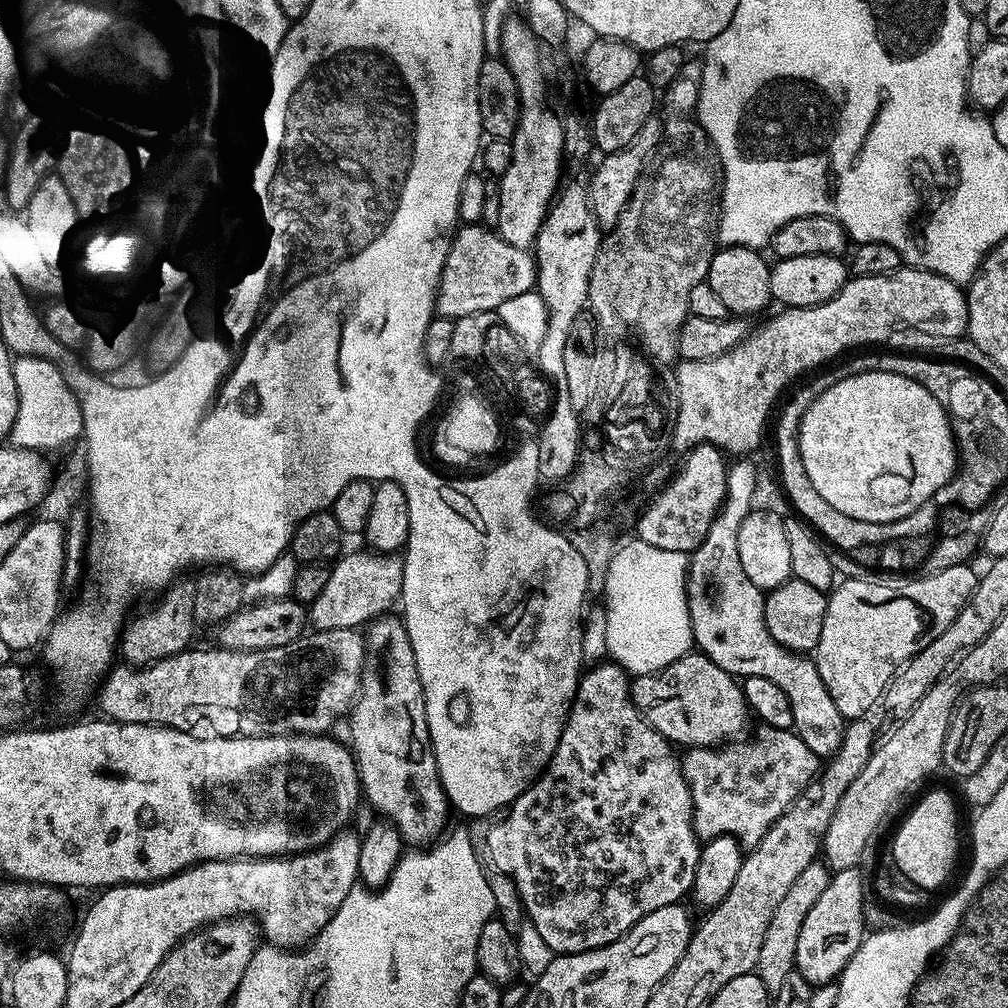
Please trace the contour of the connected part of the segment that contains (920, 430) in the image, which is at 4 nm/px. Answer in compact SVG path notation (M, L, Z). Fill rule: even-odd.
M857 370L850 378L842 378L820 393L800 419L800 453L814 490L834 510L842 510L842 514L862 522L894 522L909 516L935 497L937 490L955 474L958 463L950 417L938 398L926 386L900 372L875 370Z

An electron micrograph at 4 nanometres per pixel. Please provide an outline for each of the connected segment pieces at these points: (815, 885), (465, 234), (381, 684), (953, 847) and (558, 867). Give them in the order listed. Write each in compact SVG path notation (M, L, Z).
M823 862L806 866L806 870L802 870L802 874L794 878L790 890L786 890L786 895L778 902L774 915L770 918L770 926L766 926L766 938L762 938L762 950L758 950L755 970L756 975L762 978L768 993L775 994L778 990L782 990L786 974L794 971L798 954L798 934L802 934L802 922L806 922L806 914L810 914L810 909L826 890L831 877L832 872Z
M479 224L457 227L450 254L436 291L436 312L452 321L466 314L496 312L507 299L526 294L536 286L536 257L528 248L507 244L499 231Z
M384 614L366 628L368 657L360 678L360 694L350 713L350 747L356 758L363 799L367 803L369 800L381 817L391 820L401 837L412 843L409 845L427 846L445 831L450 805L432 753L414 650L403 619L392 615Z
M928 792L912 808L912 813L900 824L890 844L890 851L894 854L894 862L902 869L902 874L910 878L910 882L918 882L925 890L940 888L948 880L952 867L956 864L956 851L960 848L960 832L956 829L956 804L948 792Z
M599 662L591 665L591 667L581 675L580 684L576 687L576 697L572 700L572 709L568 711L568 720L564 724L562 738L558 742L556 753L552 755L552 761L550 761L547 768L536 777L535 782L533 782L532 785L529 786L529 788L527 788L527 790L525 790L512 805L510 805L507 811L503 813L503 816L505 815L504 820L498 821L488 832L489 858L497 864L496 868L499 869L501 873L508 875L509 878L513 880L514 886L517 887L517 892L520 895L527 919L534 926L535 930L538 930L539 934L542 934L543 941L546 942L546 945L550 946L550 950L554 953L567 954L569 952L585 952L586 950L594 950L595 948L606 946L610 942L614 942L622 934L626 934L630 931L639 920L646 918L646 914L658 910L658 906L681 903L681 901L685 899L683 896L687 897L689 893L691 893L692 883L694 882L694 870L698 870L698 858L700 857L702 841L700 837L696 835L696 831L692 825L692 795L688 789L684 771L680 769L680 760L678 759L678 756L675 756L675 754L672 753L672 751L674 751L674 748L670 741L668 741L661 732L650 727L642 713L636 709L636 703L632 700L629 673L625 672L619 664L615 662Z

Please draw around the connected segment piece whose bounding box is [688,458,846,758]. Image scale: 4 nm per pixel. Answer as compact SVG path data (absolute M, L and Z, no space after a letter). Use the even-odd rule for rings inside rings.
M740 458L728 469L726 498L720 513L714 518L704 541L691 553L688 562L688 613L692 623L695 647L708 656L722 670L737 678L761 676L776 683L794 710L794 731L821 758L831 758L844 737L845 718L834 706L822 674L818 674L815 659L774 642L766 630L764 617L765 593L742 570L738 558L738 526L754 507L752 495L756 492L756 468L751 459Z

